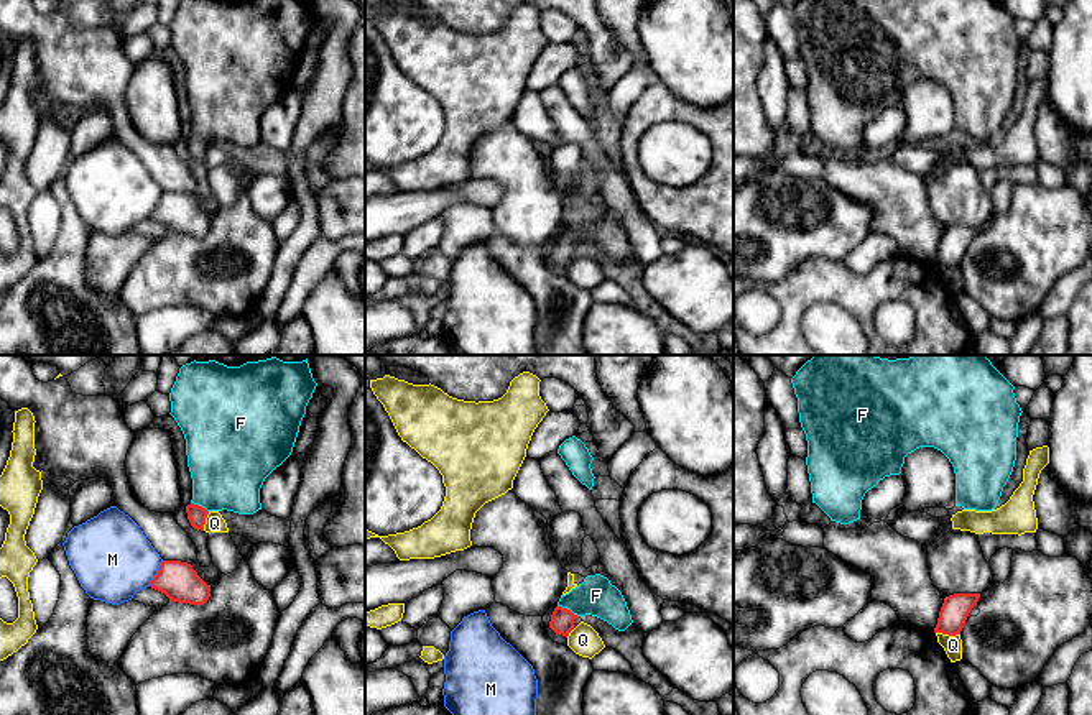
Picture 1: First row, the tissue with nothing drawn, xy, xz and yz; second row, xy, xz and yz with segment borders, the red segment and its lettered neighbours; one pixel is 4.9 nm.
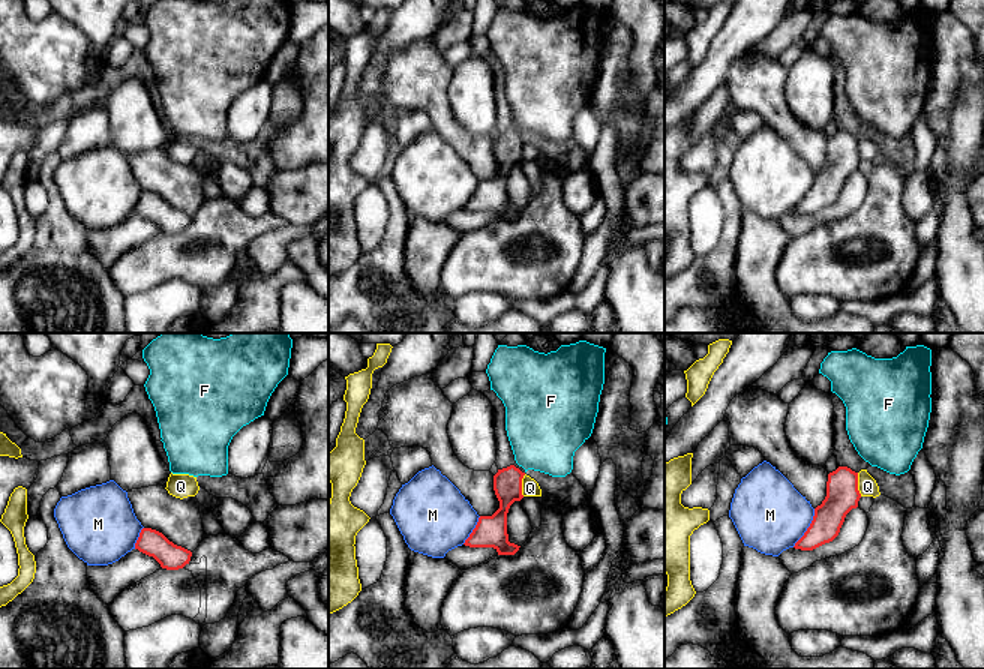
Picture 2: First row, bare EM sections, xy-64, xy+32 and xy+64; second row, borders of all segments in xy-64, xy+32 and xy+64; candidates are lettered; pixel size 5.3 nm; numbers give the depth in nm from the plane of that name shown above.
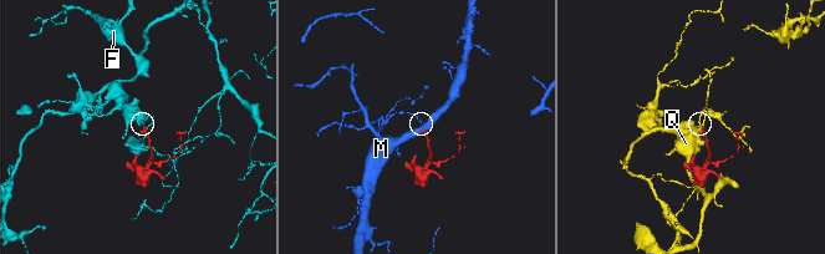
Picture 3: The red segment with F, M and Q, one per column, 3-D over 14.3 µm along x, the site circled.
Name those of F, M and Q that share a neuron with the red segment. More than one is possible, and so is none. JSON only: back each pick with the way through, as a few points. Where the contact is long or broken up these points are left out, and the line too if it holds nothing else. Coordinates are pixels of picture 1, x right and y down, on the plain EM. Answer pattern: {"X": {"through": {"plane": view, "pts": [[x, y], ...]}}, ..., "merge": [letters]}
{"F": {"through": {"plane": "xz", "pts": [[561, 253], [568, 242], [574, 235], [596, 227]]}}, "merge": ["F"]}

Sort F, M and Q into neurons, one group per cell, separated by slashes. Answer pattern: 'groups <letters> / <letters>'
groups F / M / Q

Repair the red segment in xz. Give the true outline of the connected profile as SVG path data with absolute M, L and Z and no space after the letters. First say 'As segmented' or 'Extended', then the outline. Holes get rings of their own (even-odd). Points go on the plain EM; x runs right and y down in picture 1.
Extended. M600 205L587 207L582 215L561 227L549 260L567 270L574 261L574 251L585 247L597 248L618 263L625 263L633 255L622 224Z

